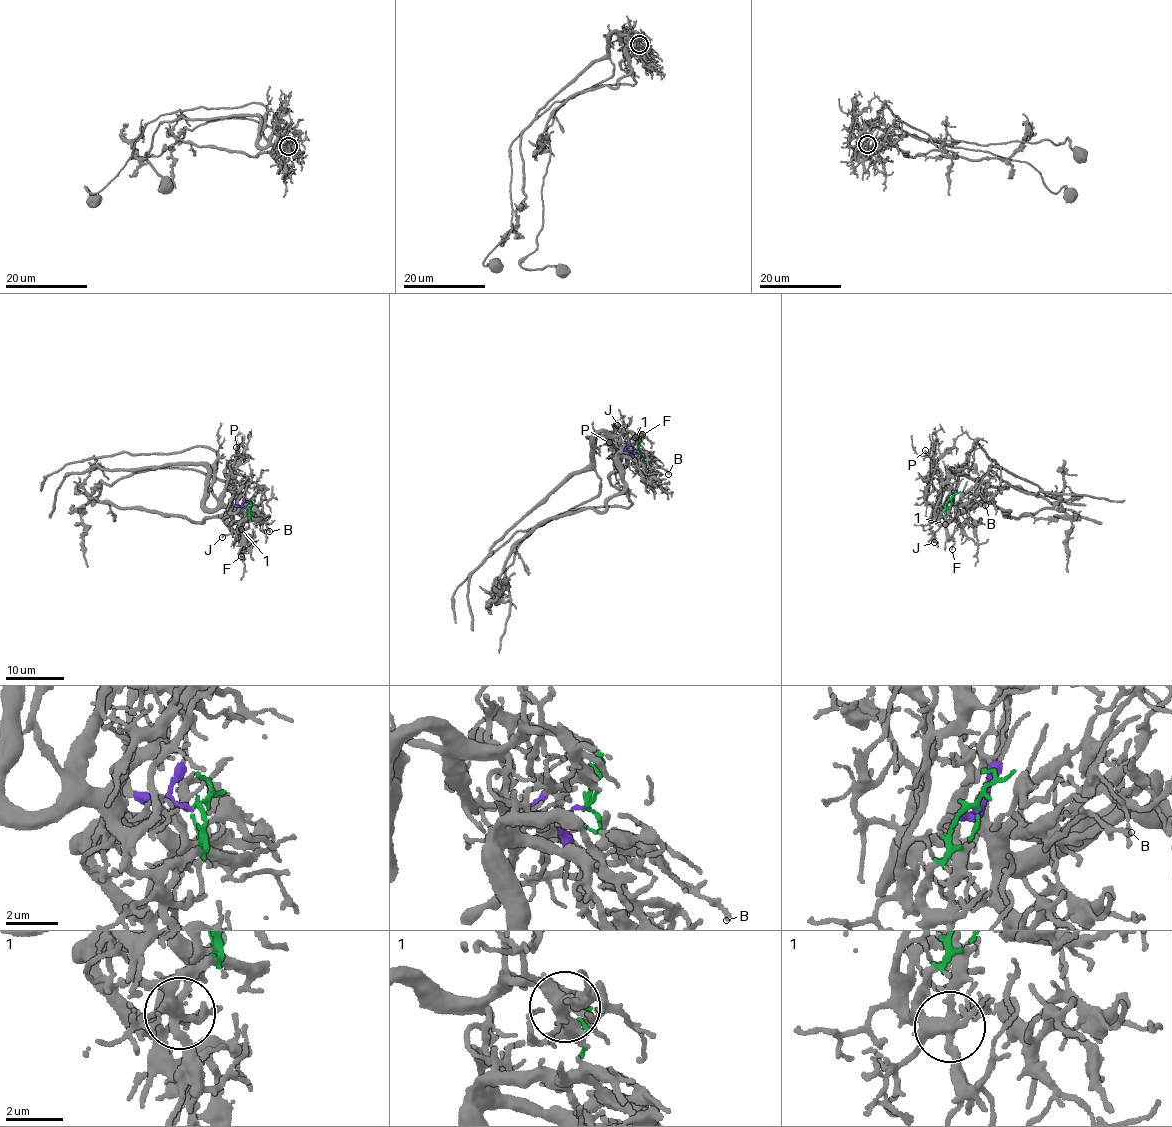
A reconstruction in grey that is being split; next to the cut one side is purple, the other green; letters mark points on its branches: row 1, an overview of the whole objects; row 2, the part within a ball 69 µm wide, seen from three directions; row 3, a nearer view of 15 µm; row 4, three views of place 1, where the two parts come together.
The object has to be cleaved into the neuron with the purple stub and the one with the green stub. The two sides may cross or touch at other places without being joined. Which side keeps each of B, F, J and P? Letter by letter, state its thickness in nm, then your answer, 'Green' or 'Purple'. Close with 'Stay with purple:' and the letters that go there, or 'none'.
B: Thickness 180 nm. Purple
F: Thickness 110 nm. Purple
J: Thickness 170 nm. Green
P: Thickness 140 nm. Green
Stay with purple: B, F

